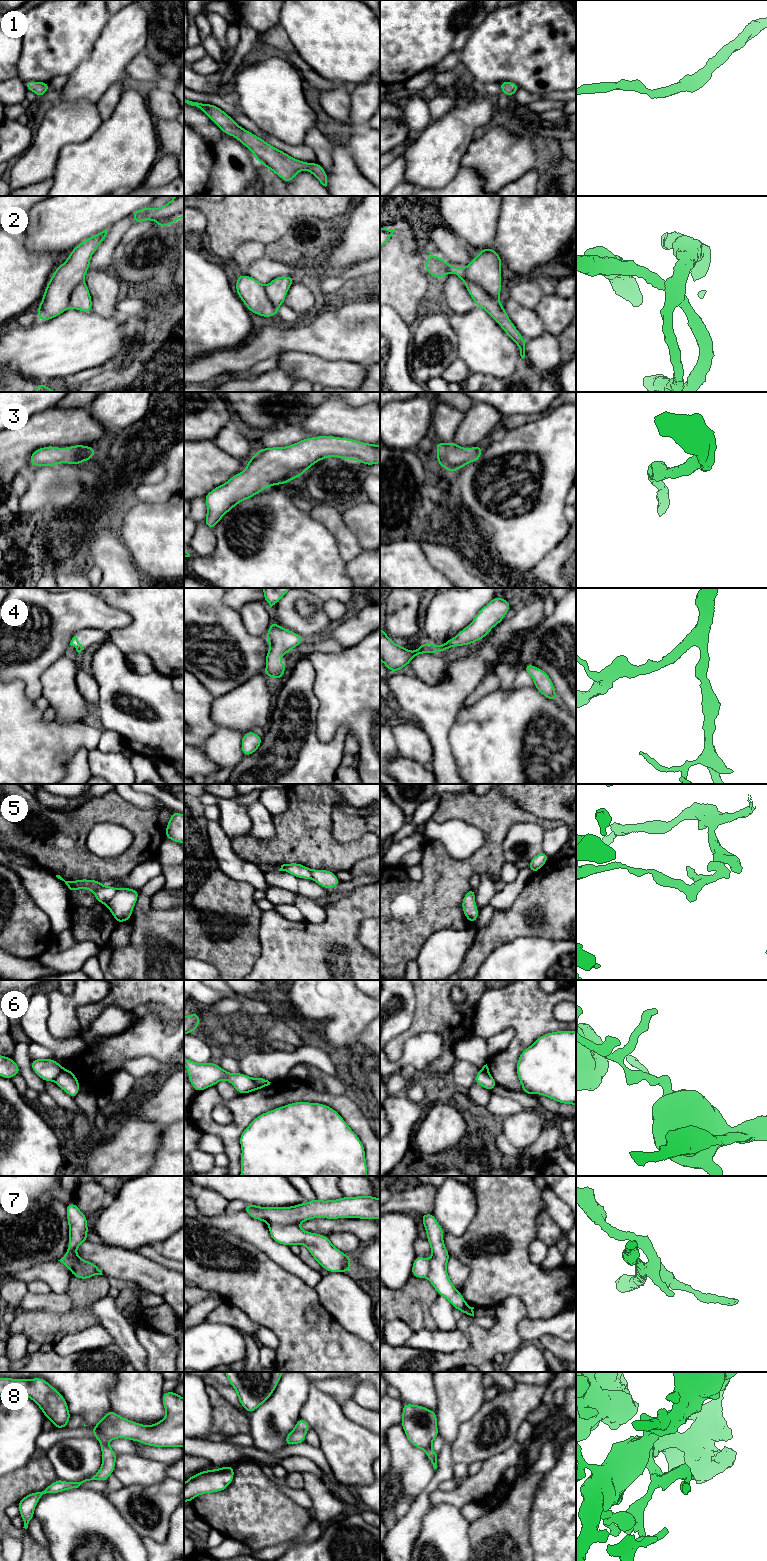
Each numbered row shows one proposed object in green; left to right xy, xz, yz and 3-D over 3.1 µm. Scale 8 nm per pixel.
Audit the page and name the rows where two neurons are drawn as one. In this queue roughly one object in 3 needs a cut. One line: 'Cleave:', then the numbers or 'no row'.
Cleave: 5, 6, 7

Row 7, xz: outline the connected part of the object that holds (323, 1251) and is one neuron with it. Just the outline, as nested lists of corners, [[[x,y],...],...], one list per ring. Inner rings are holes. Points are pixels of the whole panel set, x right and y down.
[[[270,1224],[269,1233],[274,1241],[285,1246],[305,1245],[313,1258],[331,1272],[349,1272],[351,1258],[338,1250],[328,1236],[302,1230],[298,1225]]]

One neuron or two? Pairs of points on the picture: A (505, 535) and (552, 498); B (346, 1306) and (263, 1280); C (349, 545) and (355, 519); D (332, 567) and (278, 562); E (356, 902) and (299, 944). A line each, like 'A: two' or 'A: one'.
A: one
B: two
C: two
D: one
E: one

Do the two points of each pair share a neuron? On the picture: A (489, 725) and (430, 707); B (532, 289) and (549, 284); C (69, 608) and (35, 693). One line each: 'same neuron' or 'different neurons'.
A: different neurons
B: different neurons
C: same neuron

